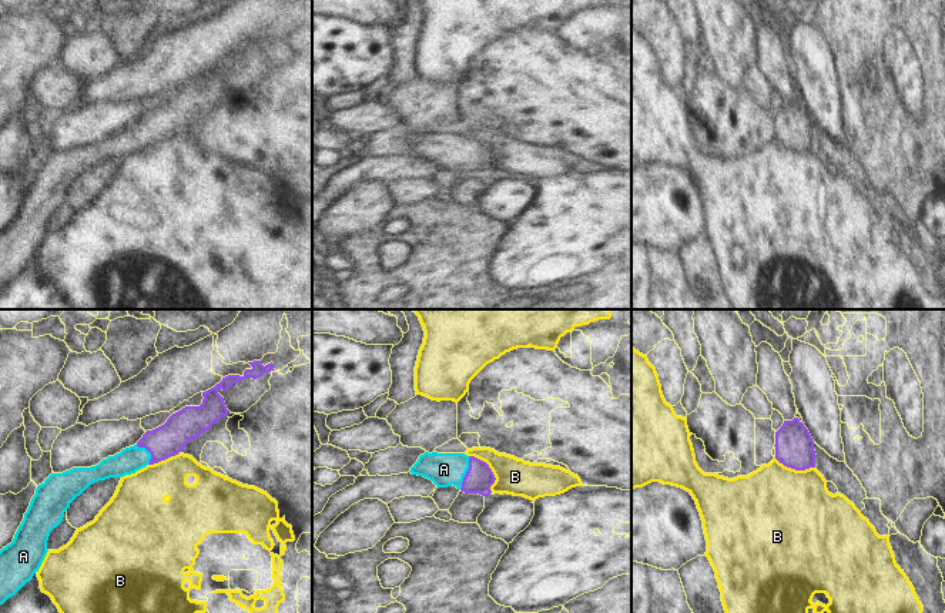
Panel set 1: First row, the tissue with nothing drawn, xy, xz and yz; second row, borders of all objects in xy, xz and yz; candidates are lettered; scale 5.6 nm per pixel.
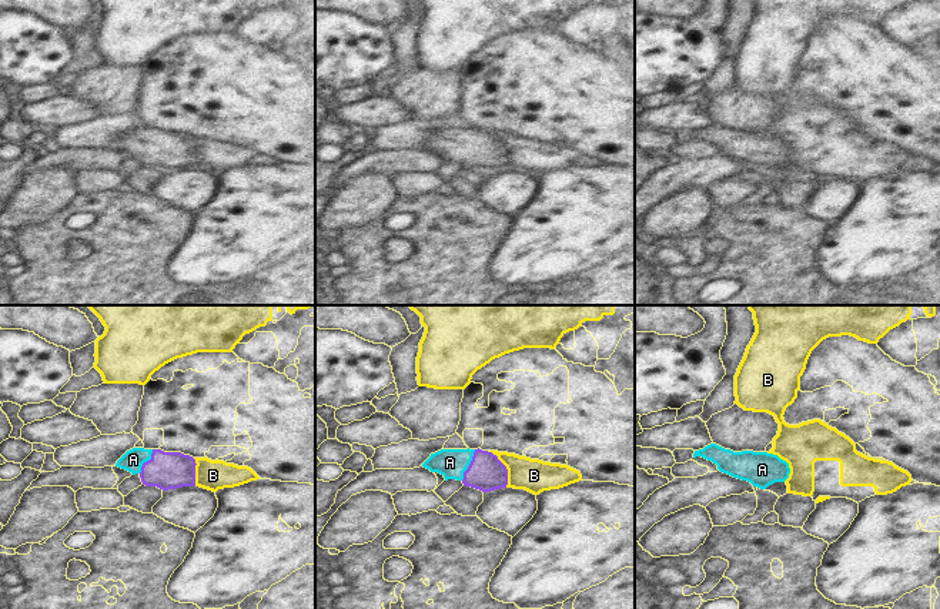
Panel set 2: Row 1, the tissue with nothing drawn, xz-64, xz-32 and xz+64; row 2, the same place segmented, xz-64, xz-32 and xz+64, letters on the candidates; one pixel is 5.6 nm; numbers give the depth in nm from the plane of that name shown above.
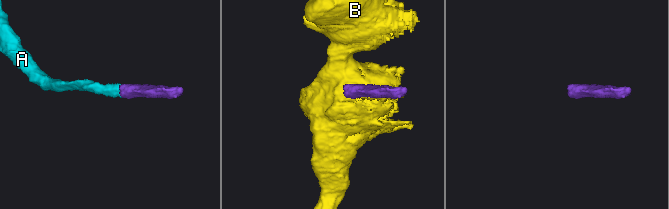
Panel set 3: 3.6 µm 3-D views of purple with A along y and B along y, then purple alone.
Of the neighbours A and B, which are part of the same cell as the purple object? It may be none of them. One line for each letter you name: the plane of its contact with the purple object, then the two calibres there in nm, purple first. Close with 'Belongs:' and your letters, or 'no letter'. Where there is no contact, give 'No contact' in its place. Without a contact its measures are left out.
A: Touches purple in xz. Thickness 160 nm (purple) against 190 nm
Belongs: A.

